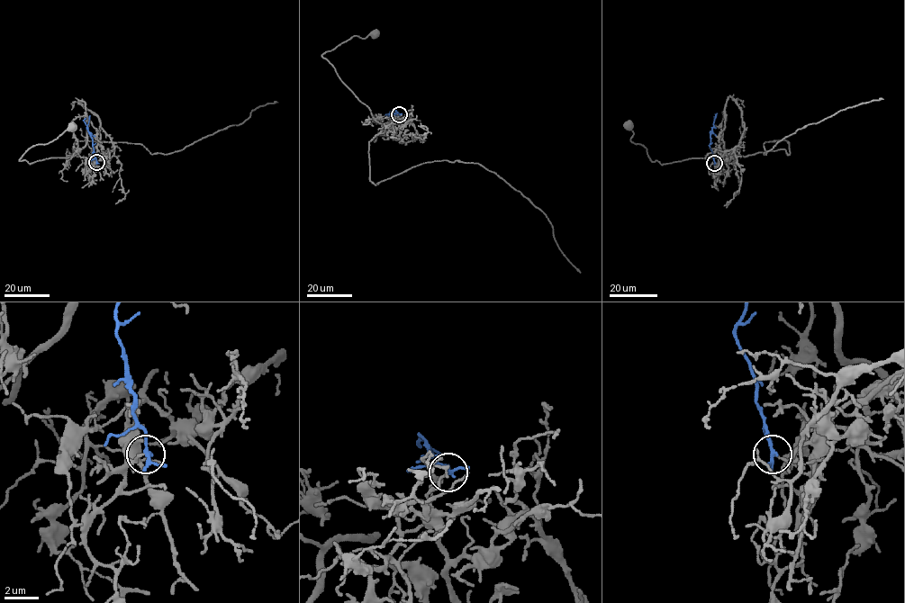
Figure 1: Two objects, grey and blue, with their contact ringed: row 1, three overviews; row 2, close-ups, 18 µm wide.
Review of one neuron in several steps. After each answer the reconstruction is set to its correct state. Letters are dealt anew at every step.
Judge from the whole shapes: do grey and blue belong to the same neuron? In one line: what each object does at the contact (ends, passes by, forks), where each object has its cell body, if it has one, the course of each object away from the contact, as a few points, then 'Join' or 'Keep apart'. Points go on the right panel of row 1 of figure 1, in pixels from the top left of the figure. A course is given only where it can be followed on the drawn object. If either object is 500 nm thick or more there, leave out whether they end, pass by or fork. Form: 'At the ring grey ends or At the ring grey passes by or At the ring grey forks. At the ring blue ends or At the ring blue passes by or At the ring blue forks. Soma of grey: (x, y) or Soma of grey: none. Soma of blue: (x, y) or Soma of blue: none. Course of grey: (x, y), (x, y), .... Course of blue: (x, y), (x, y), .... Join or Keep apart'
At the ring grey ends. At the ring blue passes by. Soma of grey: (628, 125). Soma of blue: none. Course of grey: (715, 162), (735, 149), (744, 133), (742, 111), (731, 97), (720, 157), (652, 161), (630, 139), (628, 125). Course of blue: (715, 162), (710, 144), (717, 113). Keep apart

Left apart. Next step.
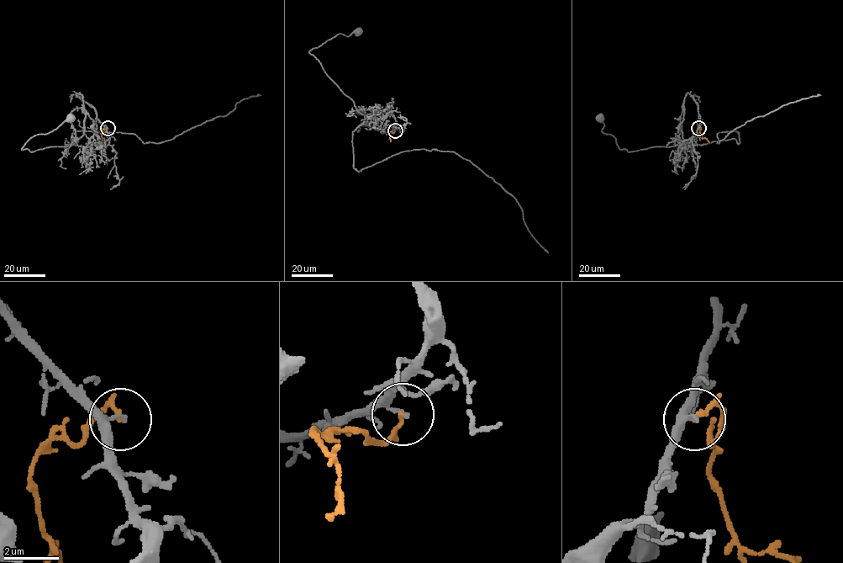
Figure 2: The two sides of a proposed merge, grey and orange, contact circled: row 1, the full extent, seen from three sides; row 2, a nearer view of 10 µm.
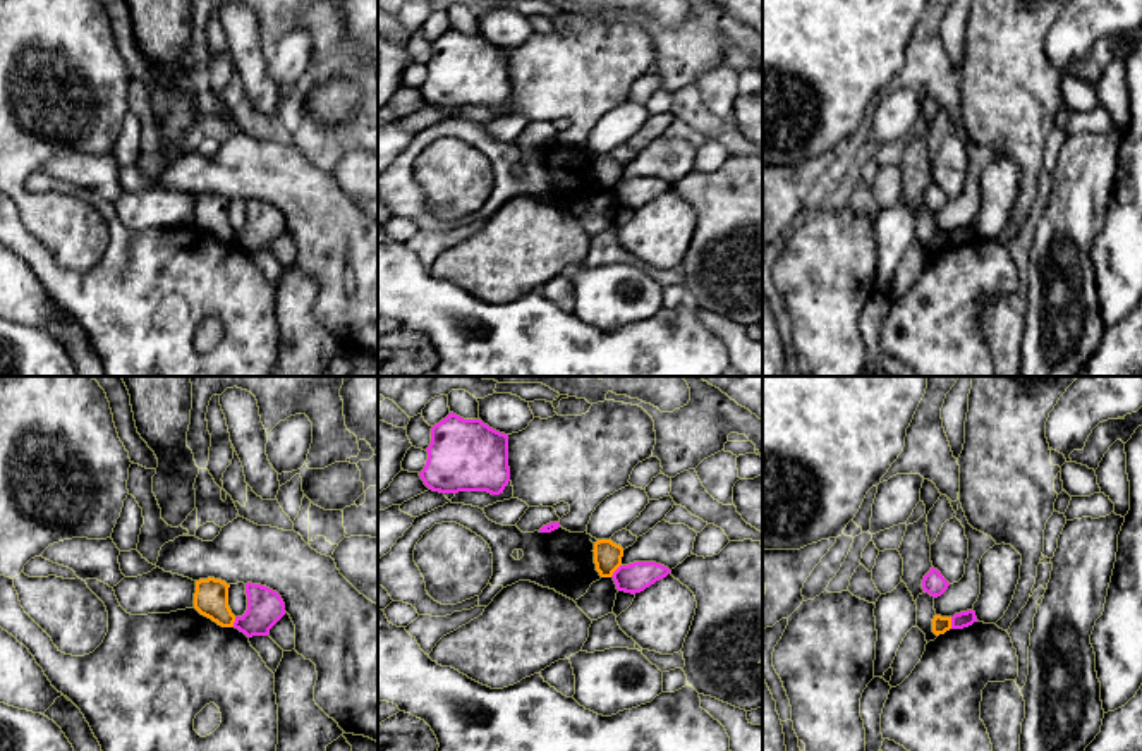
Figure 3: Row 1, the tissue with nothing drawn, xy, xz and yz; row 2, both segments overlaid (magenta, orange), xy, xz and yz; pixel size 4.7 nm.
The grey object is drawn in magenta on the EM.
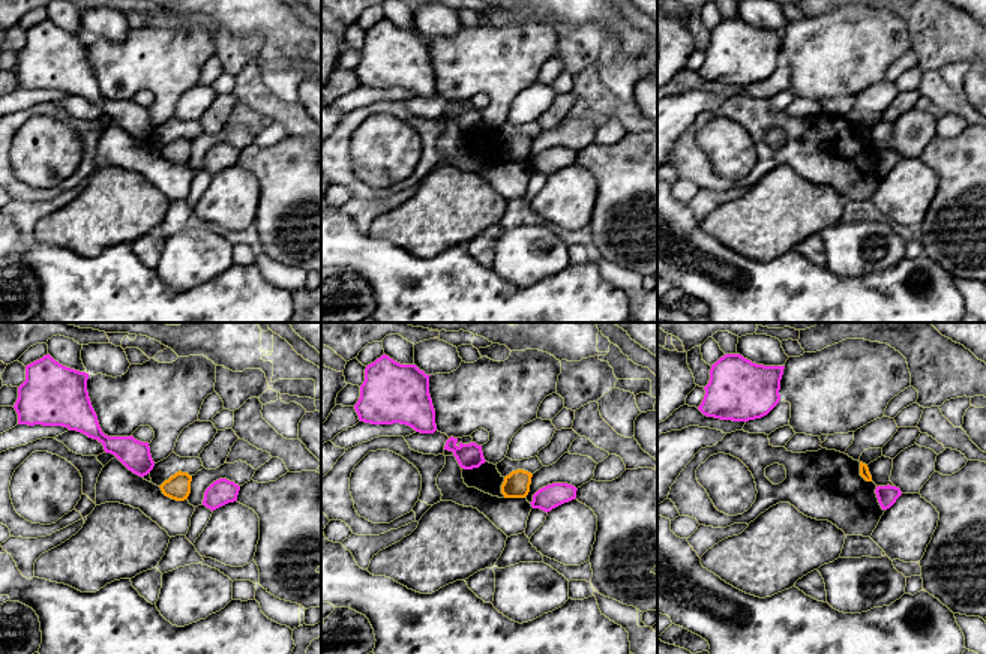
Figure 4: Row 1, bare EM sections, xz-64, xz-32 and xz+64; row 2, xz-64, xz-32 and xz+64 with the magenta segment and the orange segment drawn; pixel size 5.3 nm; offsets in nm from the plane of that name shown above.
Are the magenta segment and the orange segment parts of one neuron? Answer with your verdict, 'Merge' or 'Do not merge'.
Do not merge

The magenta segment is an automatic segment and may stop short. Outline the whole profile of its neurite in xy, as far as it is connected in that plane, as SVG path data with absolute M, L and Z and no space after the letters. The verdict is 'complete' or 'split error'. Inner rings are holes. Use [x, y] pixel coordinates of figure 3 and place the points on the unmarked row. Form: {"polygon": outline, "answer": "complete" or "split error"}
{"polygon": "M246 199L247 225L235 232L234 242L247 253L268 251L270 244L285 230L282 211L261 199Z", "answer": "complete"}

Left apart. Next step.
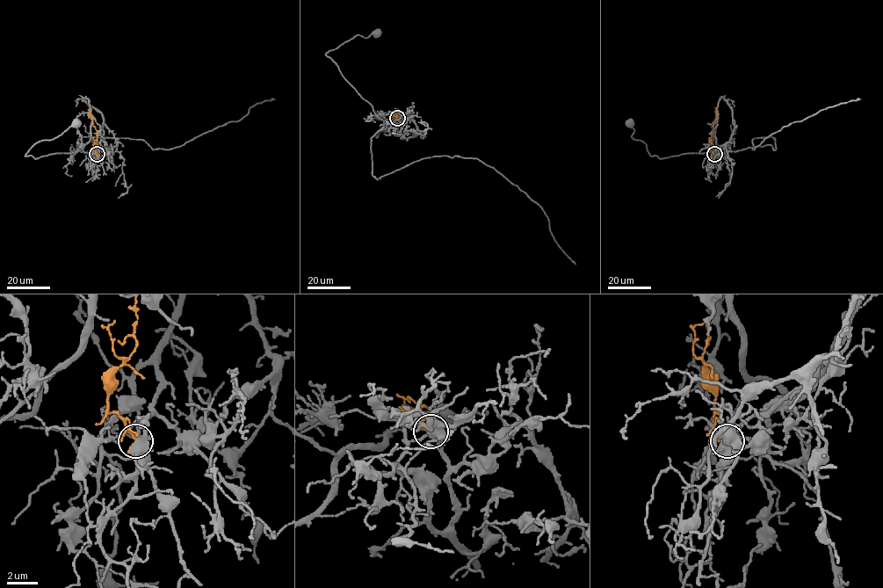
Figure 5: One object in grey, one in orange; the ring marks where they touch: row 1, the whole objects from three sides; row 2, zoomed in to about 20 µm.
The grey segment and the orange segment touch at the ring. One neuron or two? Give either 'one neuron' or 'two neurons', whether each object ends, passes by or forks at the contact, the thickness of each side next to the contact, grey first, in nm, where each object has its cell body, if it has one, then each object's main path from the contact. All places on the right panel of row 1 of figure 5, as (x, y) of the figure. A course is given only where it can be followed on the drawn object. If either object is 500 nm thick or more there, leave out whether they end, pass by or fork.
two neurons; grey forks there; orange ends there; 440 nm thick on the grey side, 240 nm on the other; cell body of grey at (630, 123); no cell body on orange; grey runs (713, 154), (734, 132), (732, 110), (723, 98), (713, 151), (651, 156), (631, 136), (630, 123); orange runs (713, 154), (711, 141), (717, 117), (715, 107)

